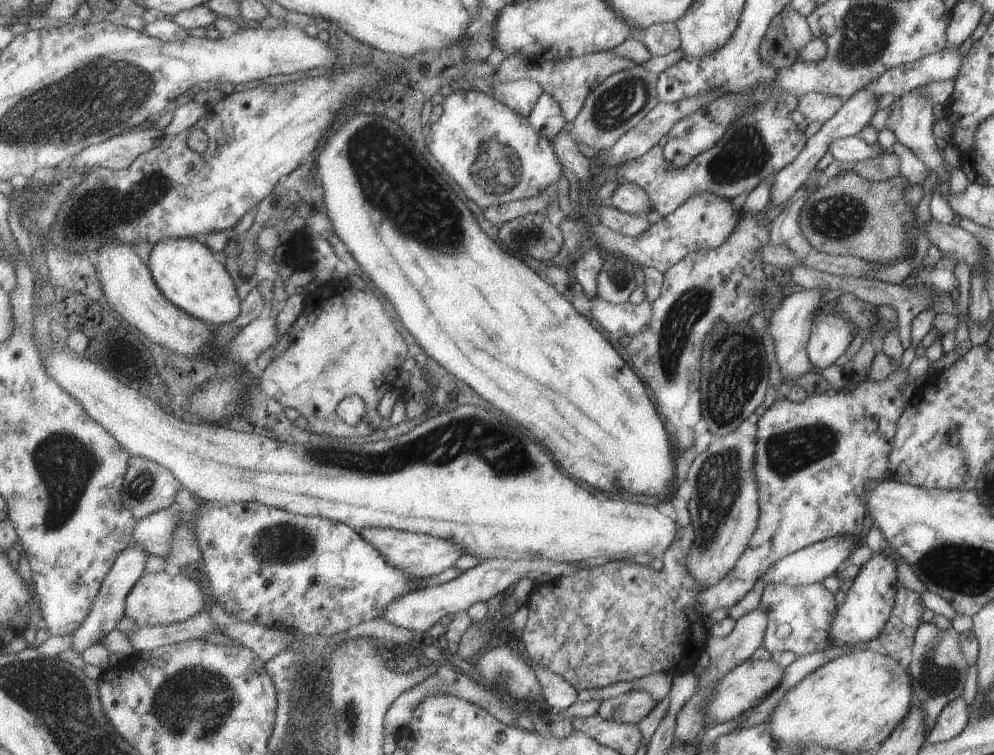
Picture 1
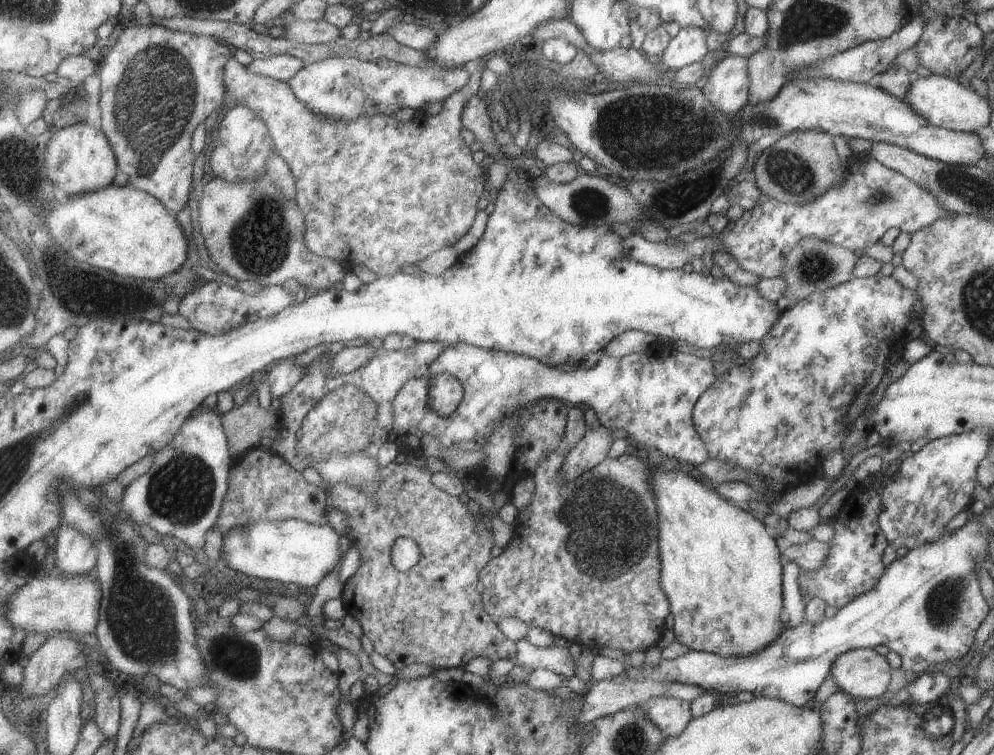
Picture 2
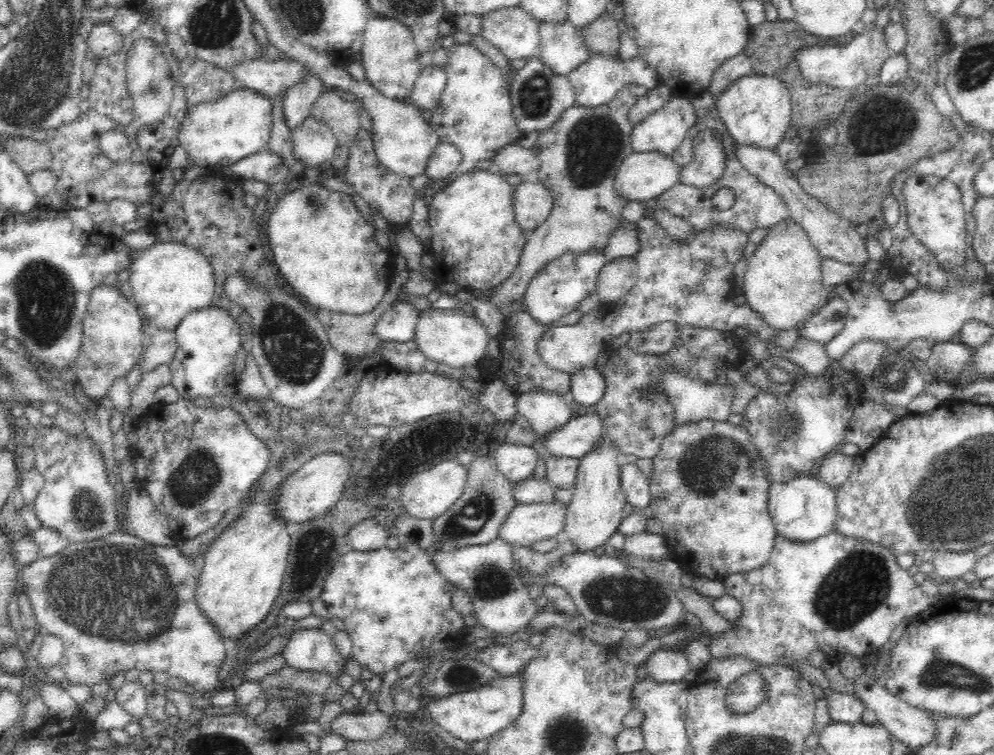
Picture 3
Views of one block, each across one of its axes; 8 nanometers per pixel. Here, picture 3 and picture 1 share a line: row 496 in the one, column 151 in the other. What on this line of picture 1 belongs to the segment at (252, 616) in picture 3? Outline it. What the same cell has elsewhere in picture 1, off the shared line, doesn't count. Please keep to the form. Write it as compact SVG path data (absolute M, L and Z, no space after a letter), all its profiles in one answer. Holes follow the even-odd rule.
M195 237L163 239L152 250L149 268L163 294L194 317L210 326L233 322L242 311L242 300L225 263L215 258L215 251Z

